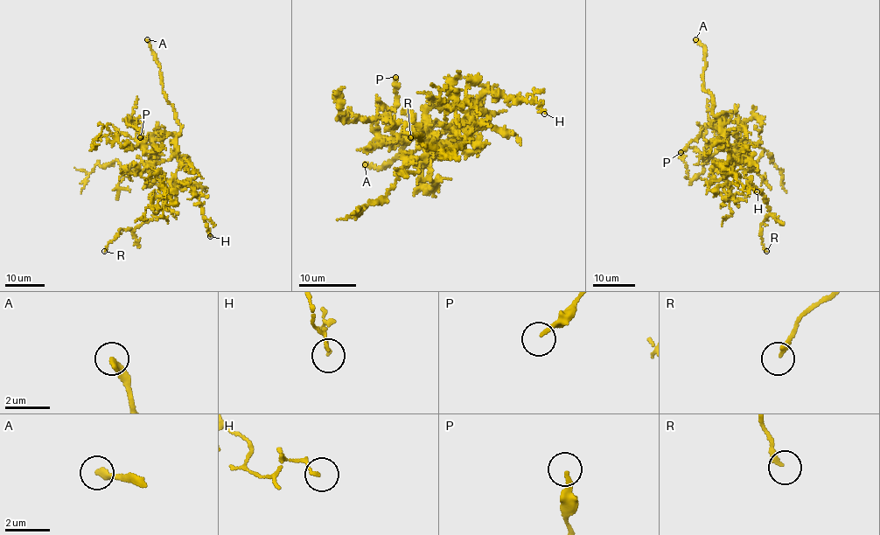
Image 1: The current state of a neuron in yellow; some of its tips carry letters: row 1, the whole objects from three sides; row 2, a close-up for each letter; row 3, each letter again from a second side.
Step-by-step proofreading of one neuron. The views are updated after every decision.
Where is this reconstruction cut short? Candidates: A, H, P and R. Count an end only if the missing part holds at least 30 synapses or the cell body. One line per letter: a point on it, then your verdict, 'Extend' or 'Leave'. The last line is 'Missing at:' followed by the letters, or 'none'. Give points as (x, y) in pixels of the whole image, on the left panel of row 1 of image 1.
A: Place: (147, 39). Extend
H: Place: (210, 236). Leave
P: Place: (140, 137). Leave
R: Place: (104, 251). Leave
Missing at: A

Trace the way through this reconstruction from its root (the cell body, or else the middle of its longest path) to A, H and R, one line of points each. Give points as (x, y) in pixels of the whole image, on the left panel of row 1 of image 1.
A: (178, 134), (181, 134), (181, 124), (163, 92), (159, 64), (147, 39)
H: (178, 134), (179, 166), (175, 179), (193, 190), (210, 236)
R: (178, 134), (179, 166), (161, 184), (164, 205), (150, 221), (119, 231), (104, 251)

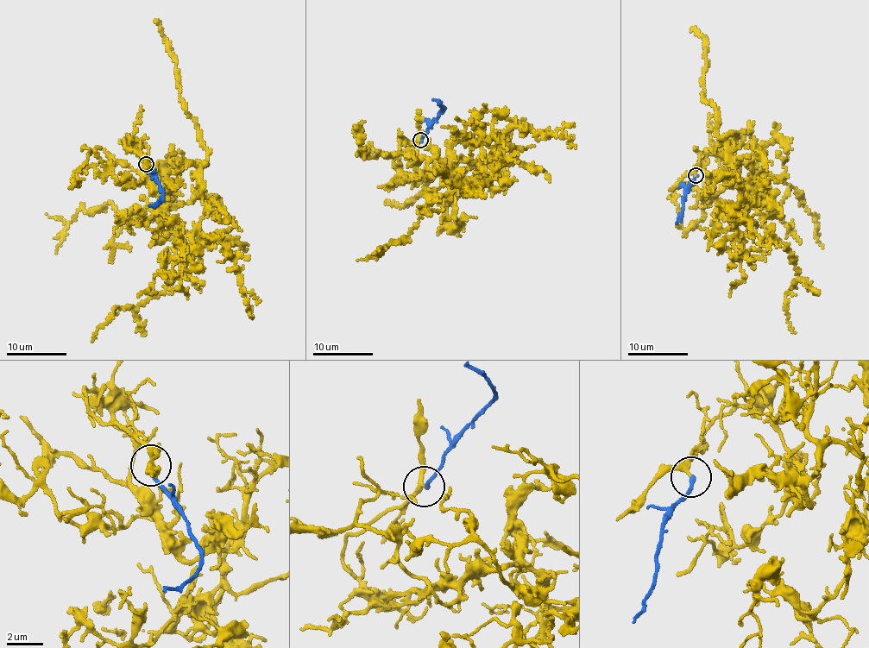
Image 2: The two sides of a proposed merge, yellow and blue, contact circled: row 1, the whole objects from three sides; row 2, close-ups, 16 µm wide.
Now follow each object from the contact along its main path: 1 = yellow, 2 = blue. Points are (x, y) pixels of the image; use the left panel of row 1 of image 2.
1: (147, 164), (125, 140), (160, 196), (204, 164), (205, 211), (177, 237), (171, 284), (114, 310), (91, 340)
2: (147, 164), (147, 170), (159, 184), (162, 198), (150, 206)

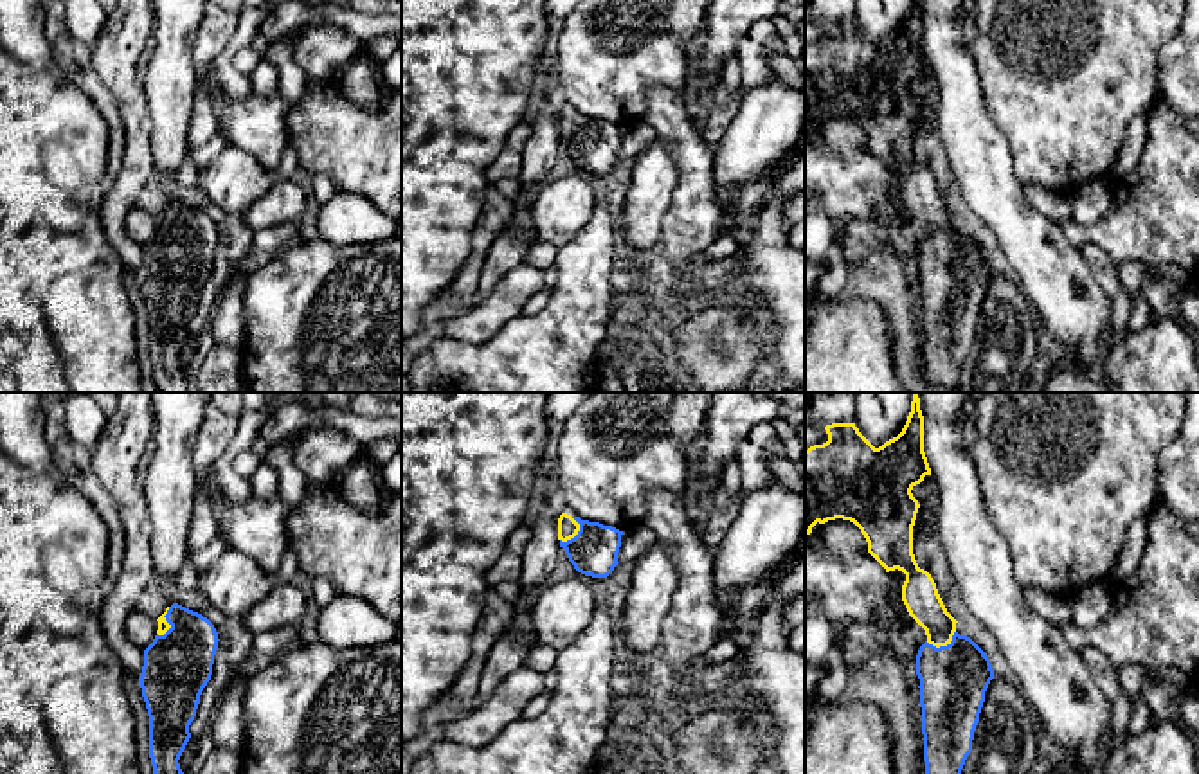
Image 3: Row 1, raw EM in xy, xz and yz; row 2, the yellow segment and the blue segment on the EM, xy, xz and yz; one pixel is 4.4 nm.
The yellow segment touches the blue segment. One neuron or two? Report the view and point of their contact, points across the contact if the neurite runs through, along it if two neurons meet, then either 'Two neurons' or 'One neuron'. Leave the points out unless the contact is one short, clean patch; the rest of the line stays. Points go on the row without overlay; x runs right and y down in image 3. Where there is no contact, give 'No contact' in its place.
Touches yellow at yz (942, 242). Path across: yz (920, 193), (940, 224), (942, 242), (953, 276). One neuron

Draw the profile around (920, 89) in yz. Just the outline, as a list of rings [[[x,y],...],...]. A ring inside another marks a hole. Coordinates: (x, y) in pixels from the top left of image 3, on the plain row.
[[[925,72],[924,77],[920,81],[913,83],[913,86],[911,86],[913,94],[920,101],[918,110],[916,110],[916,117],[915,117],[915,122],[913,122],[913,137],[916,135],[920,113],[922,113],[924,103],[925,103],[929,92],[931,92],[931,88],[933,88],[933,81],[934,81],[933,72]]]

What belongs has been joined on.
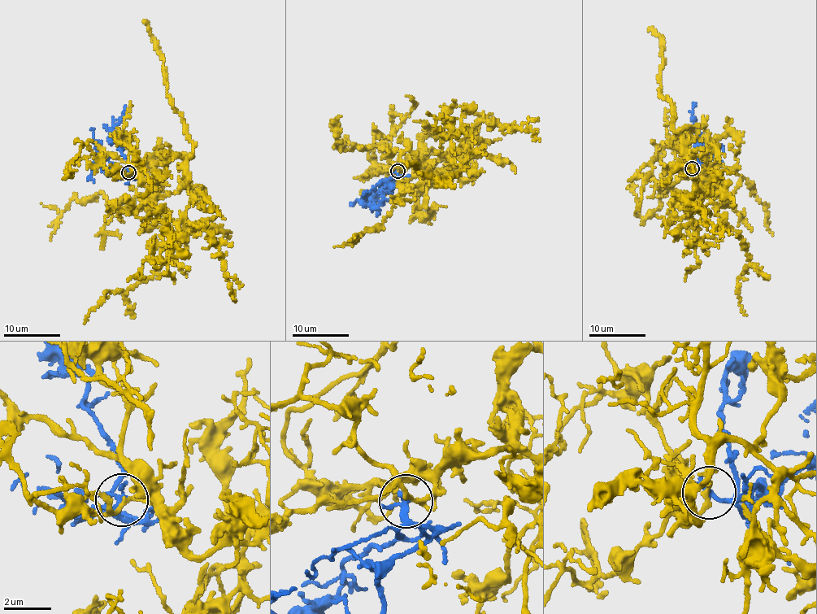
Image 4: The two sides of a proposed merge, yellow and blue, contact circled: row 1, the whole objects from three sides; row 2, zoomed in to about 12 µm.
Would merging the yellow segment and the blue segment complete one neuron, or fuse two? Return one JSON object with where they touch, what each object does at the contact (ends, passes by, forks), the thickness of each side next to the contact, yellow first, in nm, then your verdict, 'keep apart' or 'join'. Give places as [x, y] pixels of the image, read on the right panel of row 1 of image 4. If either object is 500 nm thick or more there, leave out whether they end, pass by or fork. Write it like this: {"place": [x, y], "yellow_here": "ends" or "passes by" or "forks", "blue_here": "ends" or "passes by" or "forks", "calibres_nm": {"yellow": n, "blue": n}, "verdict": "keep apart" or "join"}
{"place": [692, 168], "yellow_here": "forks", "blue_here": "ends", "calibres_nm": {"yellow": 150, "blue": 260}, "verdict": "join"}

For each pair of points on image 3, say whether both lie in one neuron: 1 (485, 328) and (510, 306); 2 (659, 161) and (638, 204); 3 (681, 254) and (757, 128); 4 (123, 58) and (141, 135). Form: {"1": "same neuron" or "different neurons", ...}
{"1": "same neuron", "2": "same neuron", "3": "different neurons", "4": "same neuron"}

